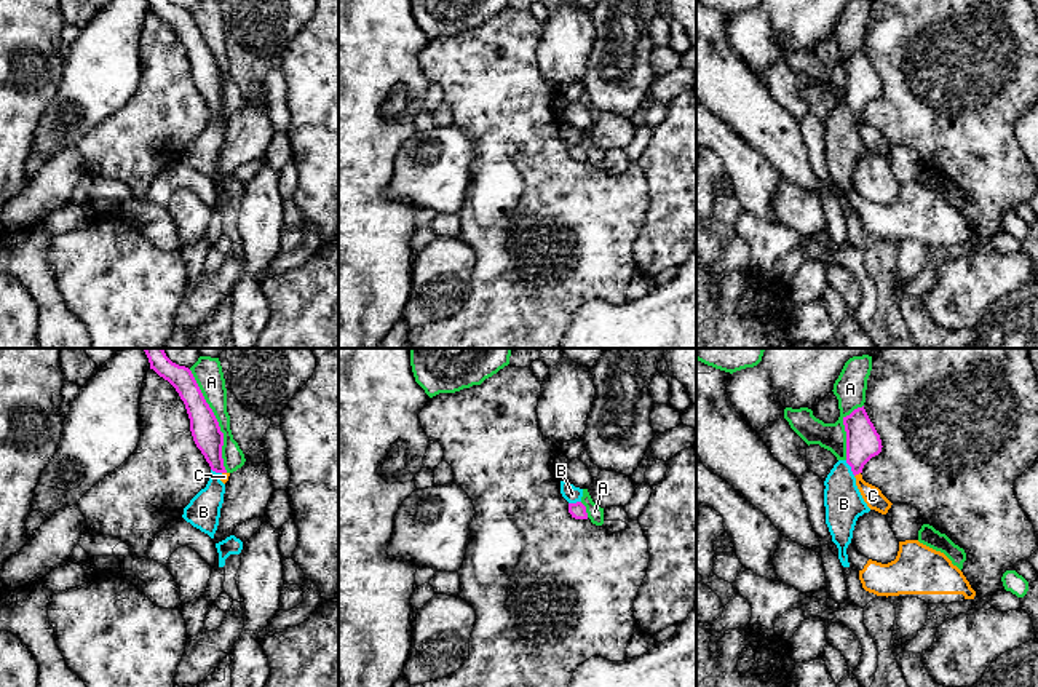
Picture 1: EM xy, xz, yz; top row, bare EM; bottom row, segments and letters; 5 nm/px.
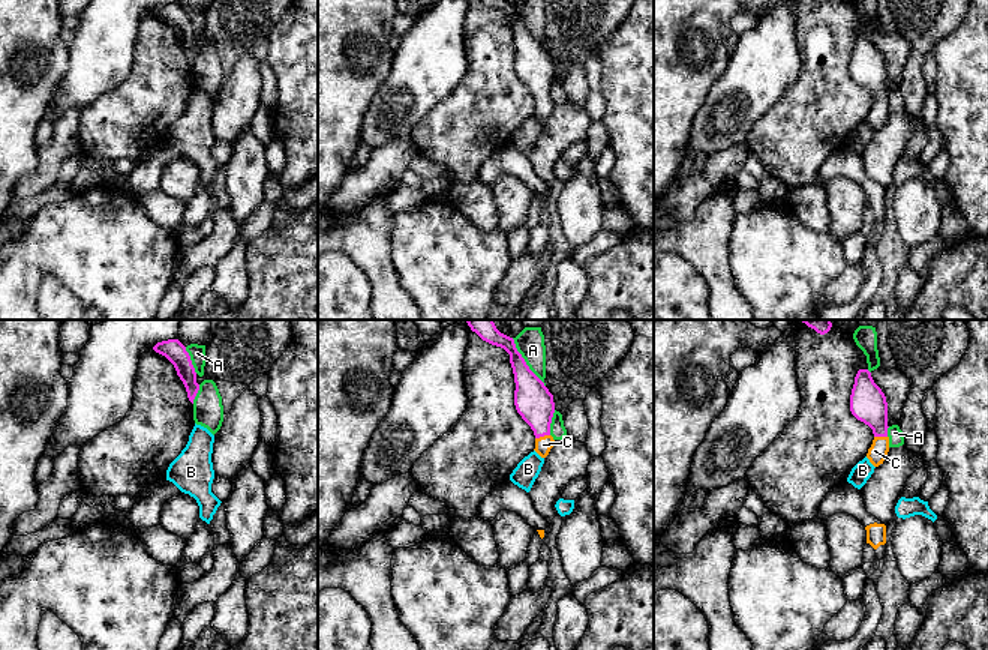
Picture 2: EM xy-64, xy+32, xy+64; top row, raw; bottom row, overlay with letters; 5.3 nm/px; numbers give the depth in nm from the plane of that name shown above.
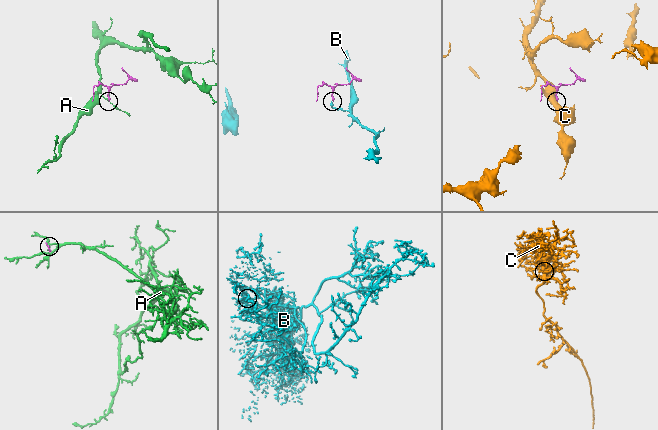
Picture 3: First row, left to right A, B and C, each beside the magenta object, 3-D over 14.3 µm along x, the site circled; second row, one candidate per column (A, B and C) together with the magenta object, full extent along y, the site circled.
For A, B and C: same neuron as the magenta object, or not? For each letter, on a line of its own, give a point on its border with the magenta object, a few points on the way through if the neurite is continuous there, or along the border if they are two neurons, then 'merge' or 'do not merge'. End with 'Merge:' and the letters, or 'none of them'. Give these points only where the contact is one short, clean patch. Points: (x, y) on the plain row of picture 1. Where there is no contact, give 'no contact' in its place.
A: contact xy (216, 63); do not merge
B: contact yz (851, 111); border yz (845, 103), (855, 117); do not merge
C: contact yz (856, 115); way yz (863, 83), (856, 99), (856, 115), (859, 125), (872, 138); merge
Merge: C

